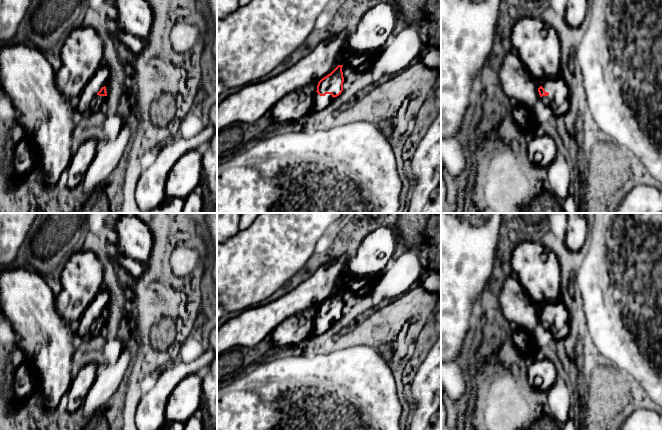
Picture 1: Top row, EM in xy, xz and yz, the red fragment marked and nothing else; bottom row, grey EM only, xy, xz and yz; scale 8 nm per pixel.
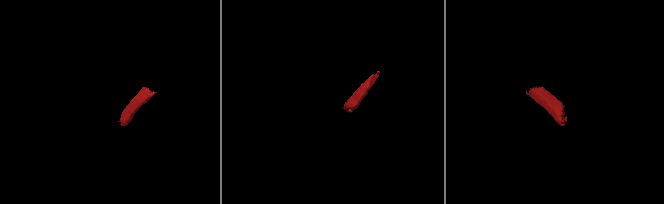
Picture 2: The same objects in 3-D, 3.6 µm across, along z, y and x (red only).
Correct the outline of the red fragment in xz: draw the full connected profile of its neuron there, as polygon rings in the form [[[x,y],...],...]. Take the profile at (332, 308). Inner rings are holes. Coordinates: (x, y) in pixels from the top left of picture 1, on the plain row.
[[[338,289],[330,298],[318,306],[311,337],[325,333],[342,317],[344,306],[342,291],[343,289]]]

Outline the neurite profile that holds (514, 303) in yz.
[[[514,274],[504,280],[495,310],[514,328],[524,329],[529,337],[534,337],[535,328],[541,323],[534,301]]]

